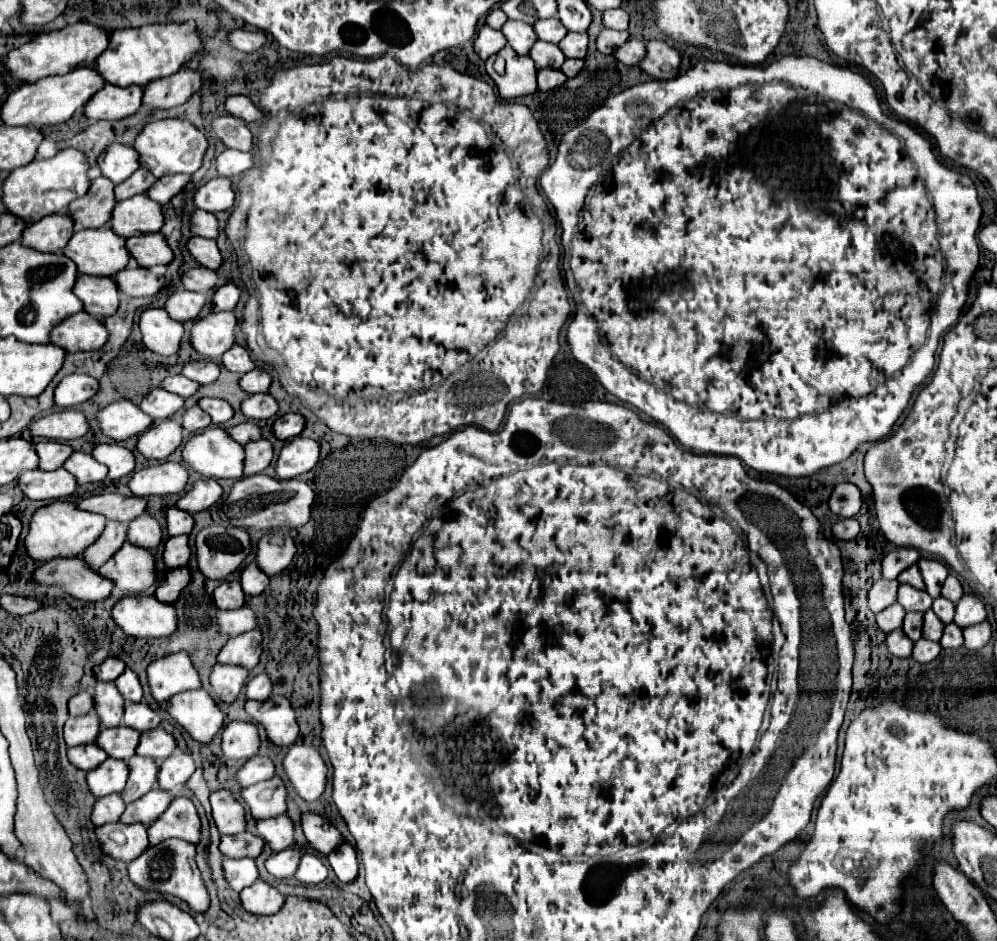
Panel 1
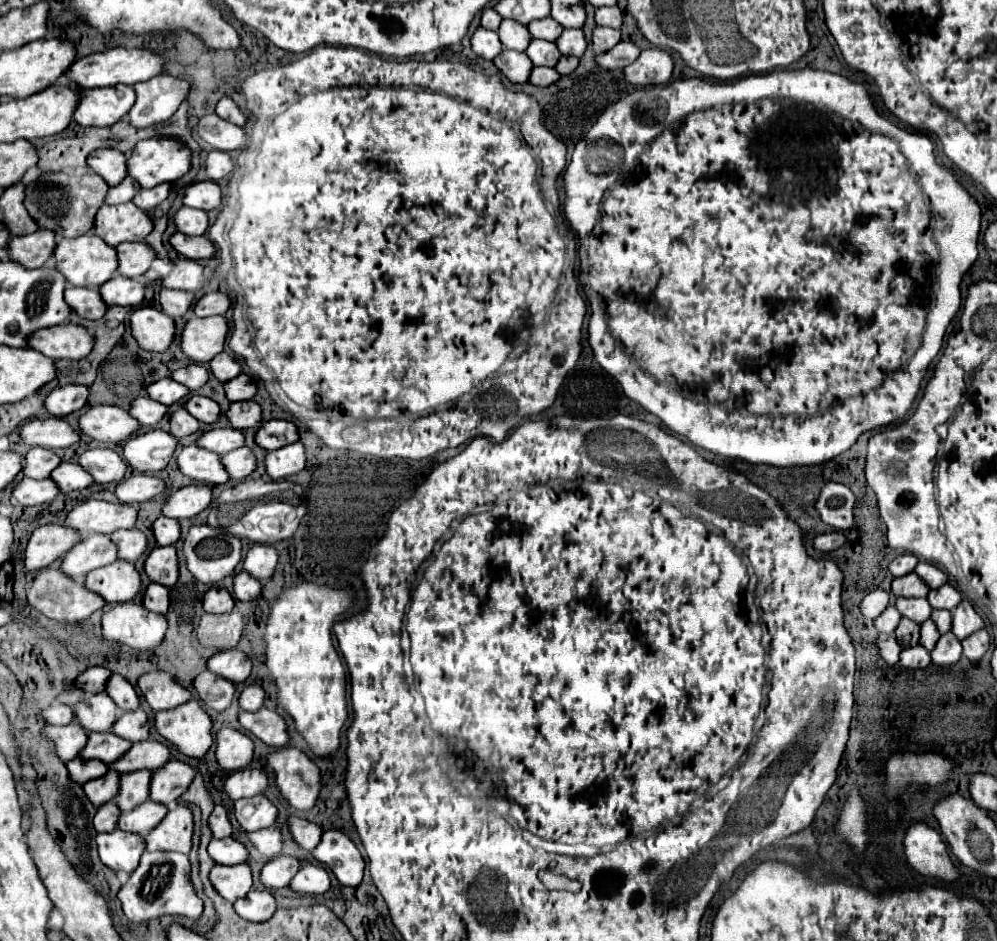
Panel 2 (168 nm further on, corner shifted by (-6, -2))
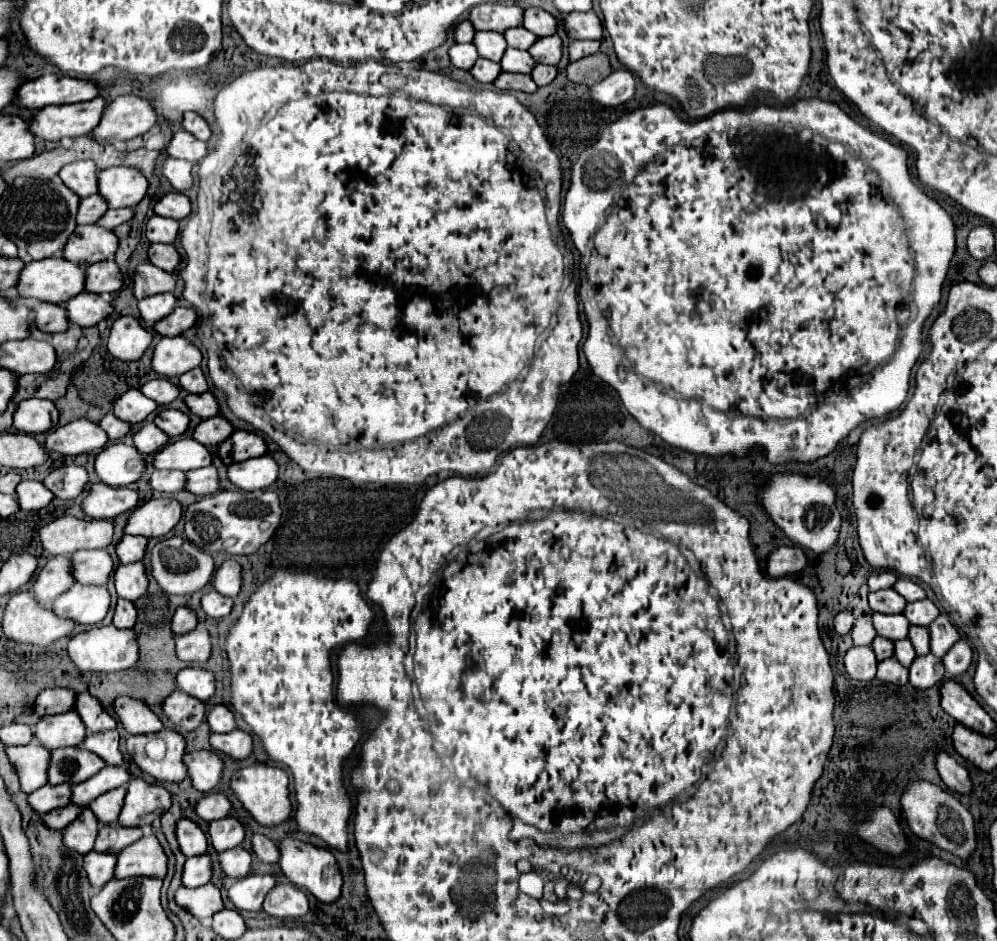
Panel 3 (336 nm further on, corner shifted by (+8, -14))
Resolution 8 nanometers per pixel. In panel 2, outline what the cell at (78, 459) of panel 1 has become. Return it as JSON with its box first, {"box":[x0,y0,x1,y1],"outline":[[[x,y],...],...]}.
{"box":[54,463,94,493],"outline":[[[60,463],[60,467],[54,469],[54,481],[58,481],[58,487],[62,487],[64,493],[76,491],[76,489],[86,489],[88,485],[94,483],[94,477],[82,469],[78,463]]]}

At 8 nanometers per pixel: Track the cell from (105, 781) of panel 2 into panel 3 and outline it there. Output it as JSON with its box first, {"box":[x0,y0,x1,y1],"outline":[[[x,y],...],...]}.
{"box":[42,805,82,831],"outline":[[[66,805],[66,807],[58,807],[58,809],[52,809],[48,813],[42,815],[42,823],[52,829],[52,831],[62,831],[72,819],[76,819],[76,815],[80,813],[82,809],[80,807],[72,807],[72,805]]]}

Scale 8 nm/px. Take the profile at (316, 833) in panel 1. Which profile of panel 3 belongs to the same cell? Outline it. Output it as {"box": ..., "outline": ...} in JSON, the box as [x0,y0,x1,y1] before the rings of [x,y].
{"box":[252,835,280,863],"outline":[[[254,835],[254,837],[252,837],[252,851],[256,853],[256,857],[258,857],[262,863],[276,863],[278,853],[280,853],[280,851],[276,851],[276,843],[270,841],[270,839],[264,837],[264,835]]]}

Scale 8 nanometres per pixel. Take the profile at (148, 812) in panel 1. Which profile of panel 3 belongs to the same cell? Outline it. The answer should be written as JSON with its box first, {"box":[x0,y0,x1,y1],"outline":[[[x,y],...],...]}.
{"box":[94,823,142,853],"outline":[[[110,823],[110,825],[102,825],[100,827],[100,833],[98,833],[98,839],[96,839],[96,845],[94,845],[94,851],[100,851],[100,853],[120,853],[124,847],[132,845],[134,841],[138,841],[142,837],[142,831],[138,827],[132,827],[132,829],[124,829],[120,827],[118,823]]]}

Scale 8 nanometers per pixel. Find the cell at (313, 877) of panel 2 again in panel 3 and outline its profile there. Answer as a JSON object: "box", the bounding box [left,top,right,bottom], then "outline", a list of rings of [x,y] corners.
{"box":[264,883,308,919],"outline":[[[278,883],[264,899],[264,913],[276,919],[296,919],[308,913],[308,897],[302,889]]]}

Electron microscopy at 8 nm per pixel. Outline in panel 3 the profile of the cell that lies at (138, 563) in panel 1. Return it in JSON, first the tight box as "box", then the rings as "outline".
{"box":[52,583,110,625],"outline":[[[76,583],[54,601],[52,611],[58,617],[70,619],[78,625],[96,625],[106,617],[108,607],[110,607],[110,593],[104,585],[82,587],[80,583]]]}

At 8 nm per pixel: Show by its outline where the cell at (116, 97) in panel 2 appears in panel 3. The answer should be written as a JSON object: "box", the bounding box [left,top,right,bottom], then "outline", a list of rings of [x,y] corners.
{"box":[28,97,106,141],"outline":[[[102,97],[40,109],[28,123],[28,131],[44,141],[60,141],[62,137],[82,137],[100,123],[100,113],[104,111],[106,101]]]}

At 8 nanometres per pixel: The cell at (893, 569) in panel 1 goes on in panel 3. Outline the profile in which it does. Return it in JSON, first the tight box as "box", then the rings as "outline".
{"box":[868,571,896,591],"outline":[[[880,571],[880,573],[872,573],[868,577],[868,587],[870,591],[882,591],[882,589],[888,589],[896,583],[896,575],[892,571]]]}

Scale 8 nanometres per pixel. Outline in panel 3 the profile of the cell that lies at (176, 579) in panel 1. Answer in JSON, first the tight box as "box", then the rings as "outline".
{"box":[114,599,136,629],"outline":[[[118,599],[116,613],[114,613],[114,625],[118,629],[132,629],[136,623],[136,607],[130,601]]]}

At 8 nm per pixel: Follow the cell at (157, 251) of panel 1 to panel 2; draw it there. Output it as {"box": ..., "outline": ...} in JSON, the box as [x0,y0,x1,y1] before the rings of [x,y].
{"box":[116,241,156,277],"outline":[[[144,241],[120,243],[116,251],[118,251],[118,273],[126,277],[144,275],[150,269],[152,261],[156,259],[156,251]]]}

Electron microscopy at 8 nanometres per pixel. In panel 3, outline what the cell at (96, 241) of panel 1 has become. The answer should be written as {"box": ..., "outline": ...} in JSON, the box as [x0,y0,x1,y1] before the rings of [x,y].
{"box":[16,257,84,305],"outline":[[[62,257],[30,261],[20,271],[16,289],[22,299],[40,299],[64,305],[70,297],[84,289],[84,269]]]}

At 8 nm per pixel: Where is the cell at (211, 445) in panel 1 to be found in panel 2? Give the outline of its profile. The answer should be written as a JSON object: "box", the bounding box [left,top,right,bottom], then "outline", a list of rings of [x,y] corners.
{"box":[178,445,230,485],"outline":[[[188,445],[178,455],[178,467],[184,475],[202,481],[206,485],[220,485],[228,483],[230,475],[220,461],[218,453],[212,453],[200,445]]]}

